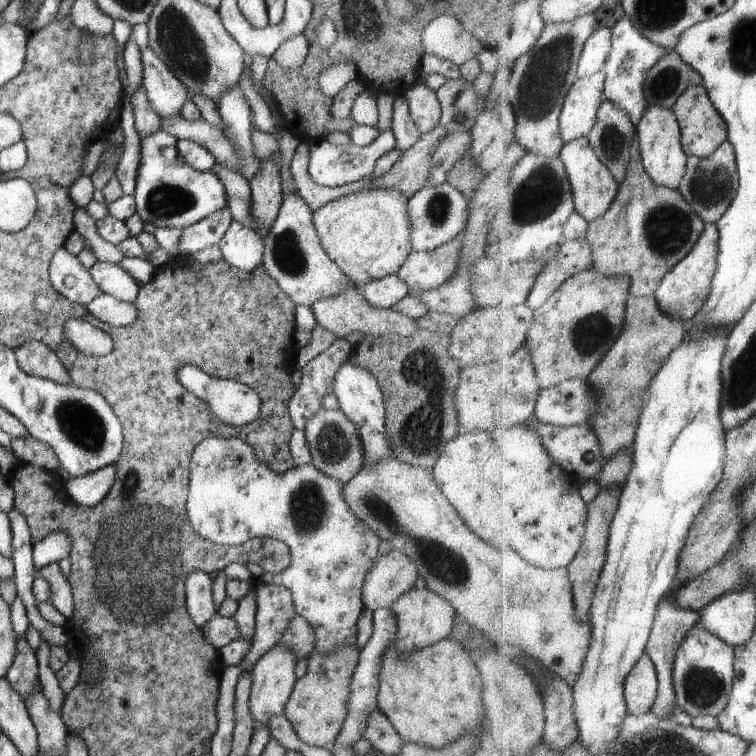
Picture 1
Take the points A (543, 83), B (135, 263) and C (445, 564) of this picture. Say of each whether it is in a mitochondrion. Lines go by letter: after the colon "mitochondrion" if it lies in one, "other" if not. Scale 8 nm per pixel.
A: mitochondrion
B: other
C: mitochondrion

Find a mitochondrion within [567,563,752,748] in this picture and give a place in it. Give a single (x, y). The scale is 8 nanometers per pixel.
(703, 687)

